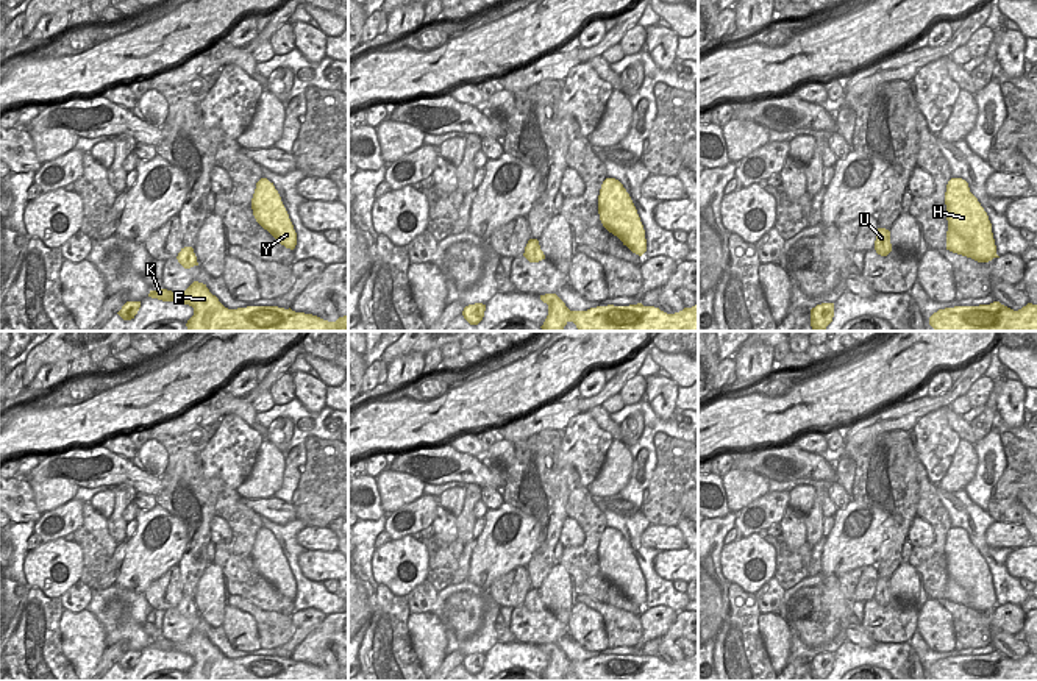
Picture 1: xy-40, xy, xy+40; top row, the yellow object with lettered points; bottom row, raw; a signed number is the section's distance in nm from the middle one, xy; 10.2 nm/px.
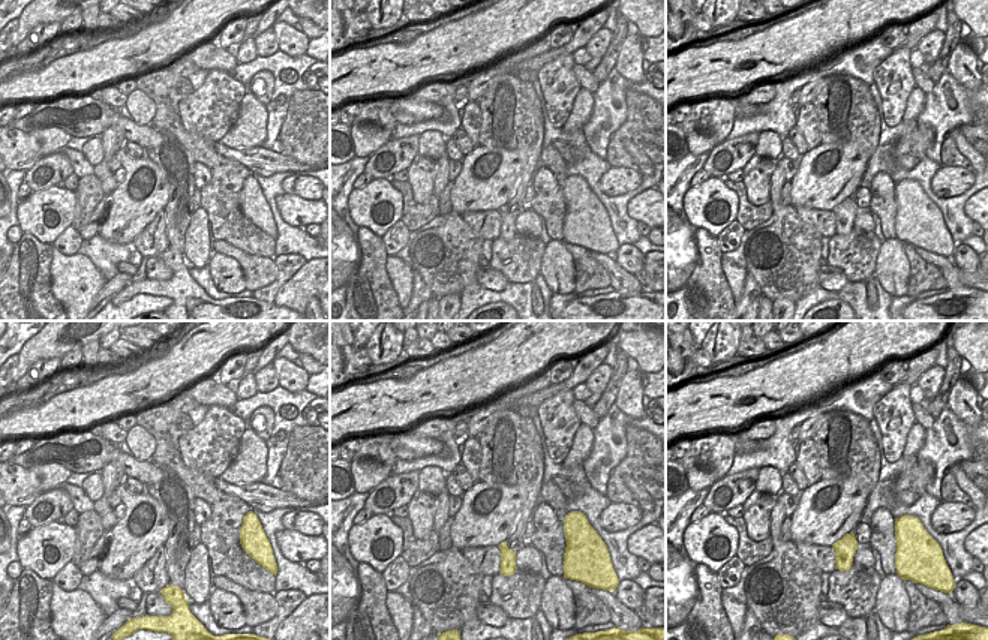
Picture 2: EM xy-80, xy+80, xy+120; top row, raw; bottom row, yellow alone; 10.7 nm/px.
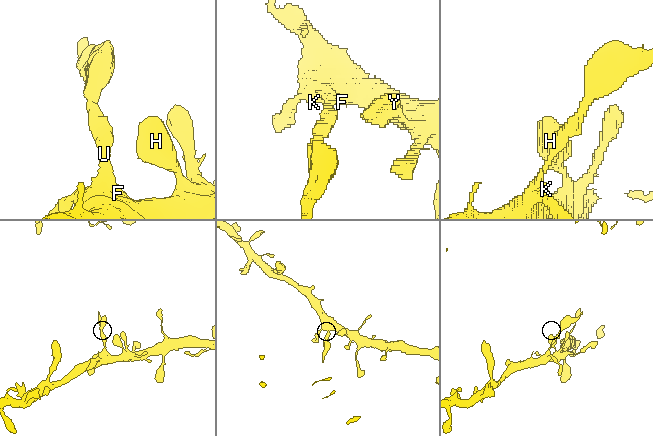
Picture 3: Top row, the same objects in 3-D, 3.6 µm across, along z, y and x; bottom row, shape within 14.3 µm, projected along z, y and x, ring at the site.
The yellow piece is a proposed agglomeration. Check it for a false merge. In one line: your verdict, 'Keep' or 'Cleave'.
Cleave

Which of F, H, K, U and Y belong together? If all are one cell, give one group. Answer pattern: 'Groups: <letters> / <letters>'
Groups: F H K Y / U

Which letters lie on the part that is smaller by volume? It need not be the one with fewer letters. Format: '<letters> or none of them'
U

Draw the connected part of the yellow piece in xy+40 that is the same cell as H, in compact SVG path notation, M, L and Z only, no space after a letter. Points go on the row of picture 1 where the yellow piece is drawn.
M951 178L948 181L945 205L948 220L946 250L978 262L1000 258L989 216L970 192L965 180Z

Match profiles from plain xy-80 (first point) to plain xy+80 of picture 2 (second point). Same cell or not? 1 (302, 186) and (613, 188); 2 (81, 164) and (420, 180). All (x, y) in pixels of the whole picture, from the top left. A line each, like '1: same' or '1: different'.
1: same
2: same

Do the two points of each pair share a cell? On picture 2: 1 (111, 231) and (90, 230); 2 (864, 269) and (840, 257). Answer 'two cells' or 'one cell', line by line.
1: two cells
2: one cell

